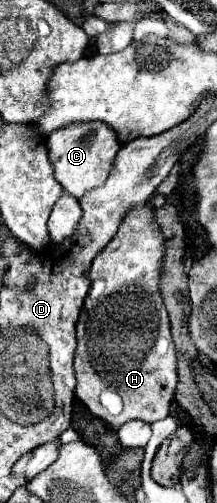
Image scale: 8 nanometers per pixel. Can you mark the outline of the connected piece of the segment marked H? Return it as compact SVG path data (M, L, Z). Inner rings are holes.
M145 207L125 217L117 235L91 265L93 287L77 323L75 395L111 427L139 419L155 423L169 415L177 385L175 345L159 293L163 233Z

